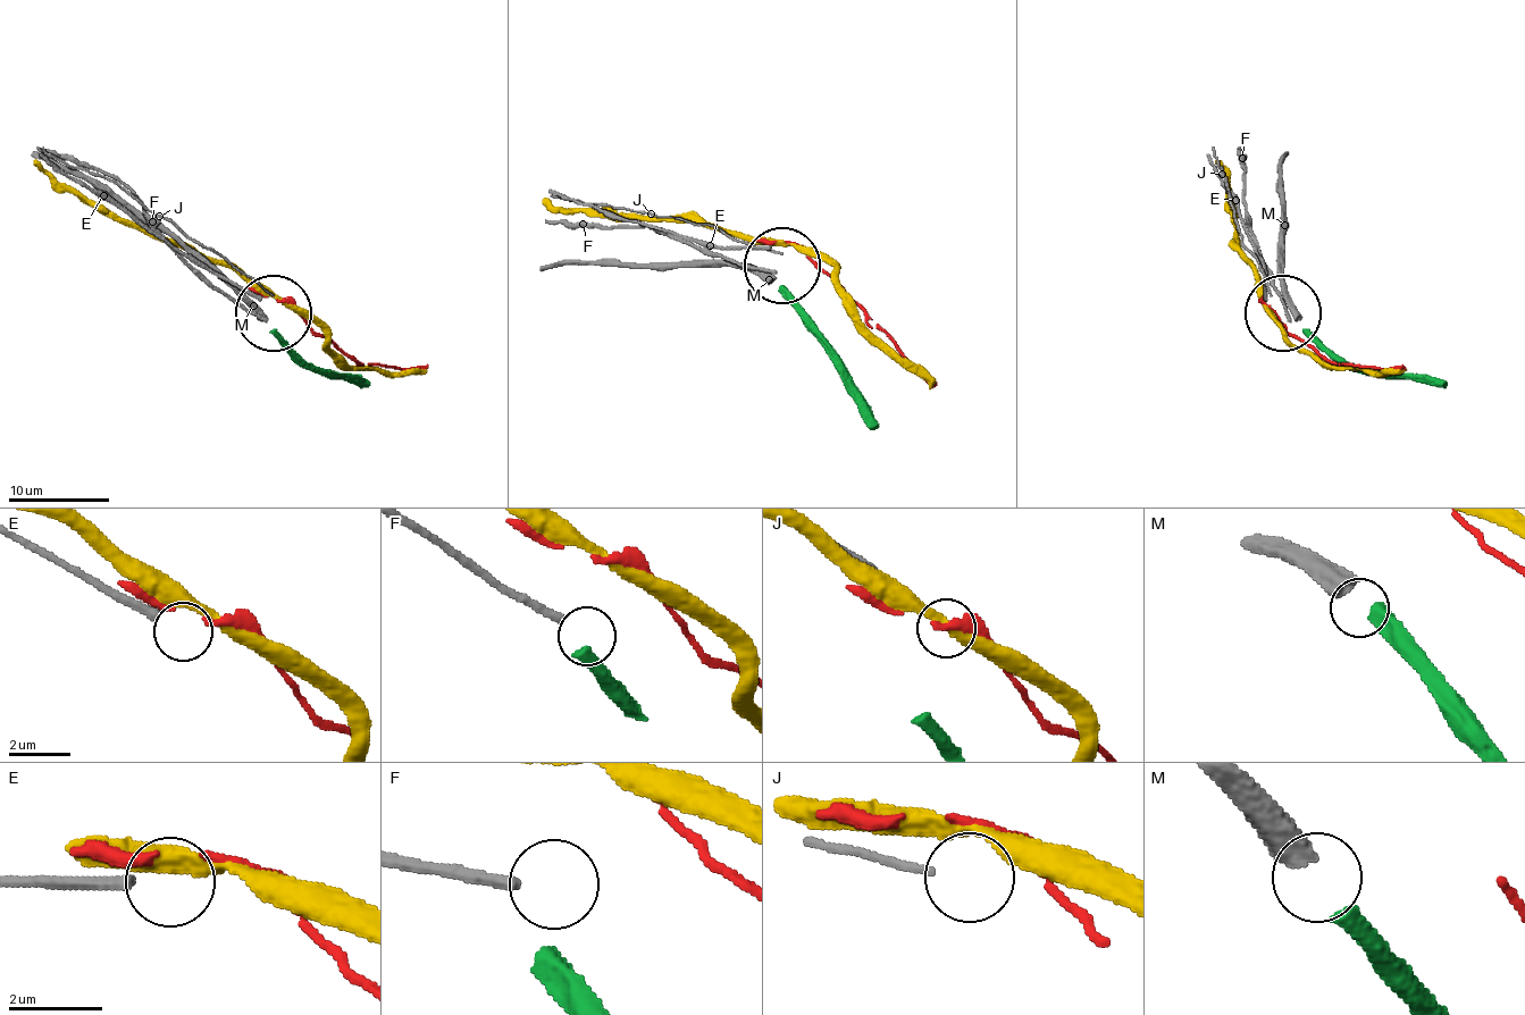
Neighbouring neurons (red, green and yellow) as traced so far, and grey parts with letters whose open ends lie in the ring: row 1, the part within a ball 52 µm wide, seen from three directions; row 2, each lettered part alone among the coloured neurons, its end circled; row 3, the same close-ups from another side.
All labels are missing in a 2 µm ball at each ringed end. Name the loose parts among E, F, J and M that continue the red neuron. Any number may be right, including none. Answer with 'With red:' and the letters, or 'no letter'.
With red: no letter

